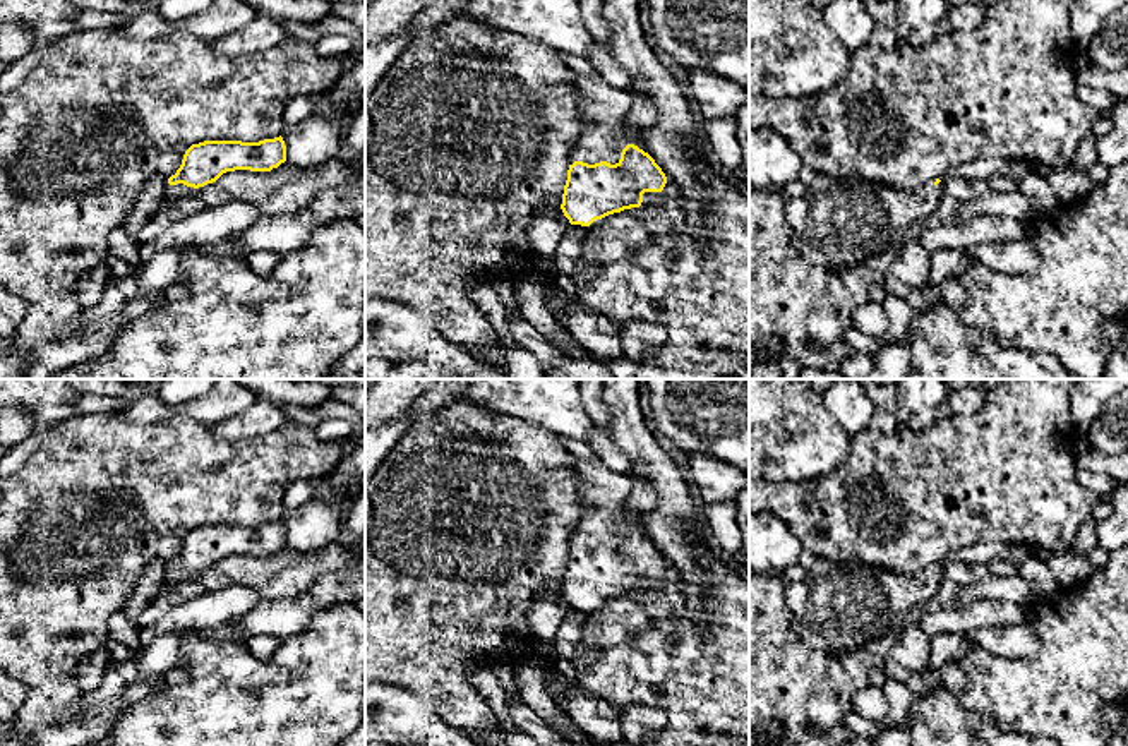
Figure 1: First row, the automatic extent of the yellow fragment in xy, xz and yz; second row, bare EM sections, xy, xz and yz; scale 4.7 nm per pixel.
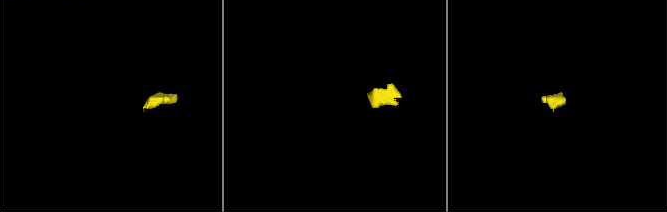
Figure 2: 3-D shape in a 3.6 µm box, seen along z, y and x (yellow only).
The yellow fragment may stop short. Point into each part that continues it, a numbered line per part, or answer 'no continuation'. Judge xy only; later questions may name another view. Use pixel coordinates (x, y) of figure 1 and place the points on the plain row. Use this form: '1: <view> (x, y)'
1: xy (172, 577)

